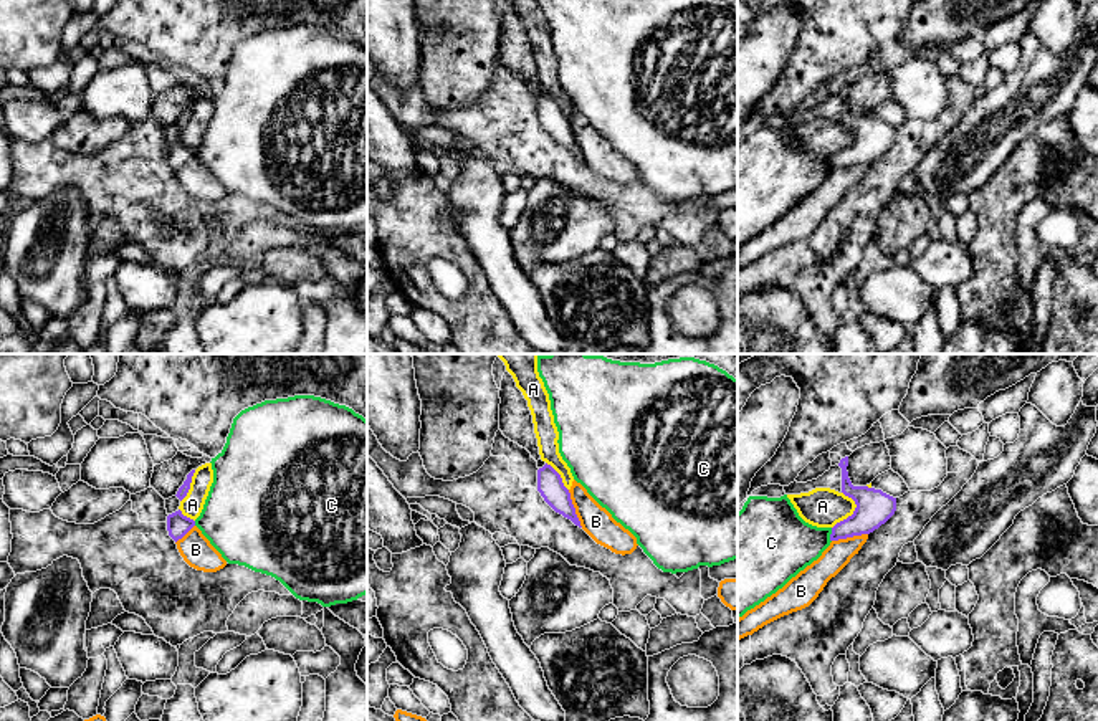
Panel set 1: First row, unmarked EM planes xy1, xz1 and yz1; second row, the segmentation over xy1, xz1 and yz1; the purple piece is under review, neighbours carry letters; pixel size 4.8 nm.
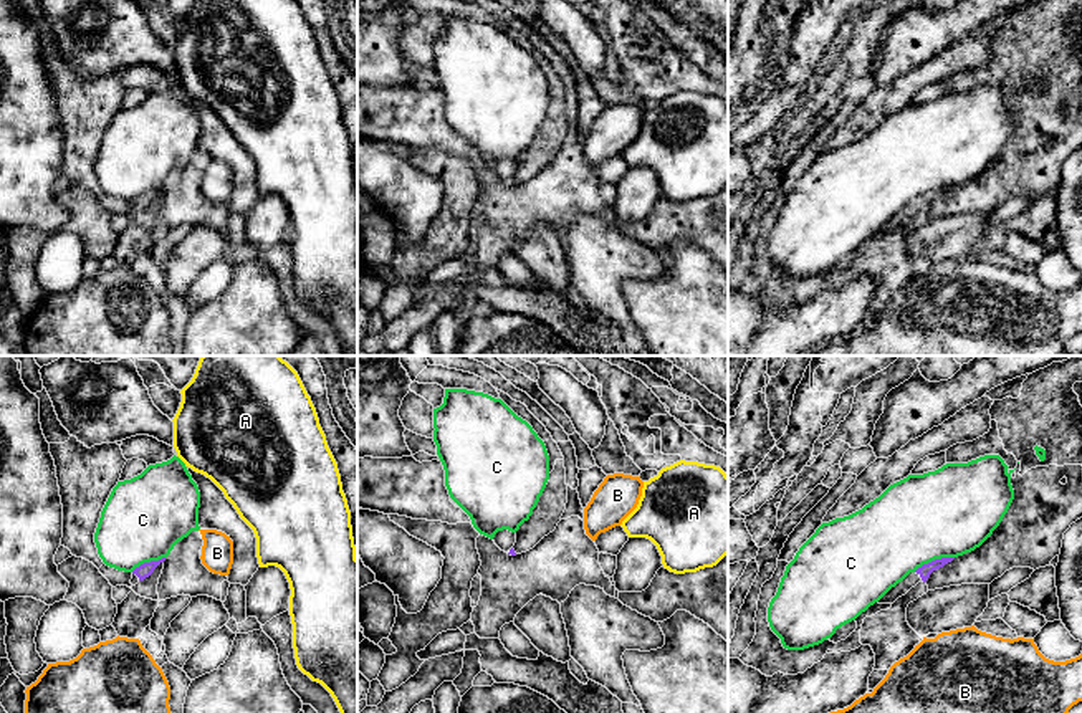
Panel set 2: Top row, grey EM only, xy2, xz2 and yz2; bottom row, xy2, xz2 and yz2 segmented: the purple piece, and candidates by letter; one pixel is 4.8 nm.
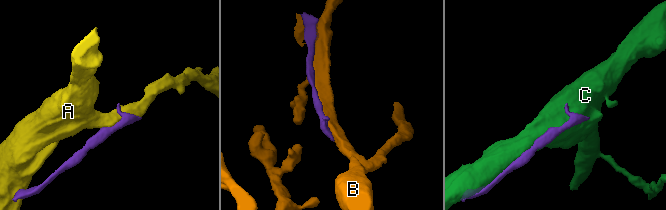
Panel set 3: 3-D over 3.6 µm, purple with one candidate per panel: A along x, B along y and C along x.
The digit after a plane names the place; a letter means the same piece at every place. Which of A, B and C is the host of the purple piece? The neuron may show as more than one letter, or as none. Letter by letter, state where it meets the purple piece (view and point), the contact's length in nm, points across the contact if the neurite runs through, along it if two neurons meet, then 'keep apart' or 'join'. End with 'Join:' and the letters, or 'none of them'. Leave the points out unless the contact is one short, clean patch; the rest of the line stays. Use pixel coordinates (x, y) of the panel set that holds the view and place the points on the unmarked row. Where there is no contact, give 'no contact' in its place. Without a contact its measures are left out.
A: yz1 (854, 141) | 190 nm | keep apart
B: xz1 (574, 138) | 200 nm | keep apart
C: yz2 (935, 189) | 220 nm | keep apart
Join: none of them

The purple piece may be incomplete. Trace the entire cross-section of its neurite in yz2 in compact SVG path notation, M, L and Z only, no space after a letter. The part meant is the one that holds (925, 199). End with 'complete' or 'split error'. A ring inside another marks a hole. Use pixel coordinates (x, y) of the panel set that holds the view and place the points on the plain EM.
M941 187L935 189L928 194L923 194L915 202L910 202L902 212L898 212L895 217L892 217L880 230L879 233L893 233L898 227L905 225L912 217L915 217L918 212L926 212L930 203L945 194L951 192L955 187Z; split error

